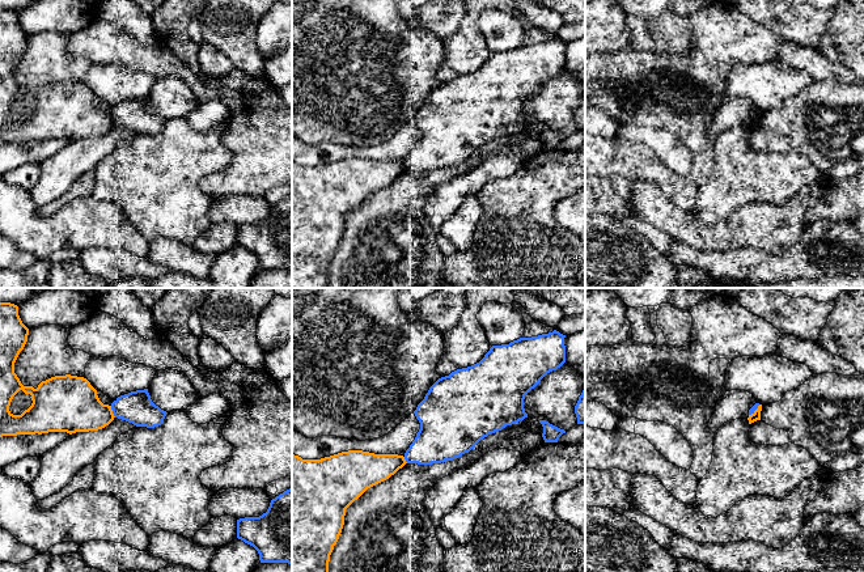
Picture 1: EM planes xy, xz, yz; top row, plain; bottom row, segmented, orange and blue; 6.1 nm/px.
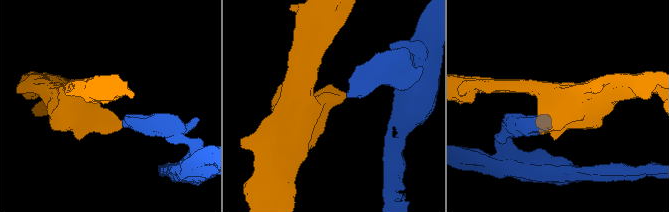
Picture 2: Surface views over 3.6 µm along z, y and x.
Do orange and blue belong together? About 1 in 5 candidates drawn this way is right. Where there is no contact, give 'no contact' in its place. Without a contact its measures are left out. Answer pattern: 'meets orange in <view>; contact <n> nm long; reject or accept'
meets orange in xy; contact 80 nm long; reject

